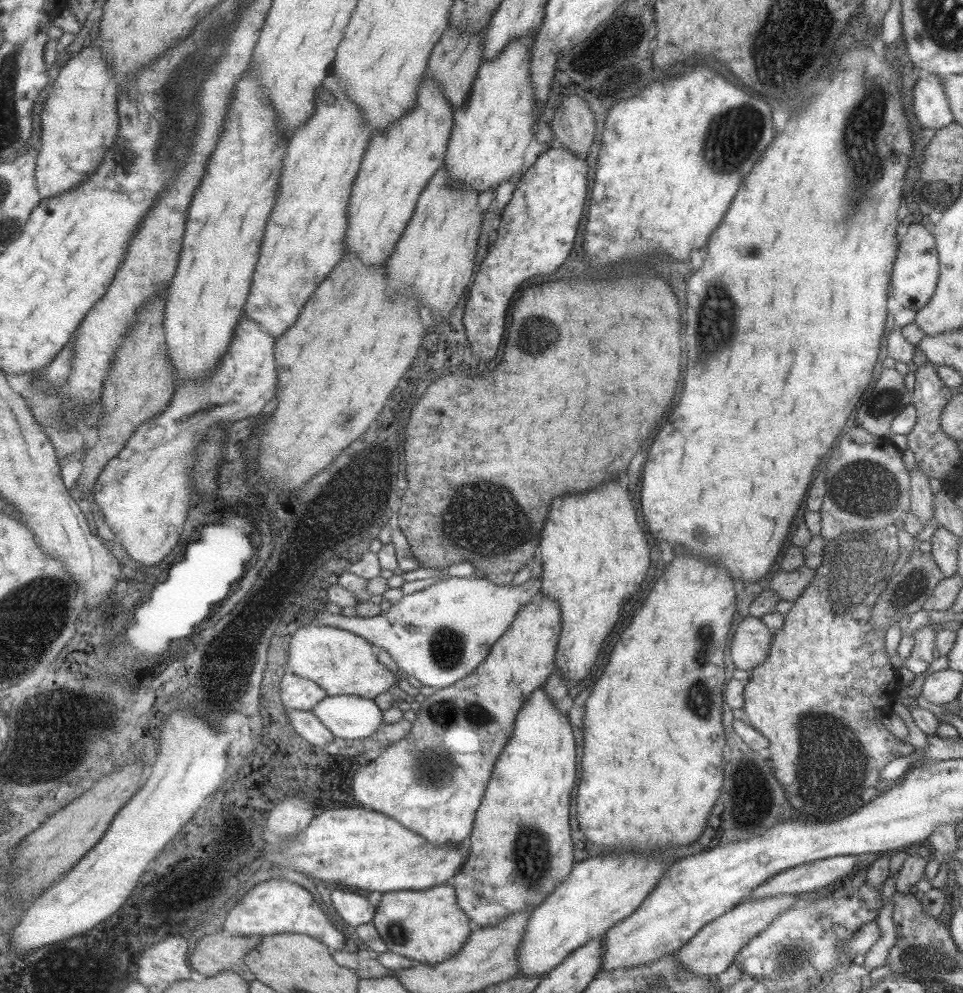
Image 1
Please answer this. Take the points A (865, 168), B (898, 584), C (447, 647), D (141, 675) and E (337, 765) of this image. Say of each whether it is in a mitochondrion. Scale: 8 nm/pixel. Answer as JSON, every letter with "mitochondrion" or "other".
{"A":"mitochondrion","B":"mitochondrion","C":"mitochondrion","D":"other","E":"other"}

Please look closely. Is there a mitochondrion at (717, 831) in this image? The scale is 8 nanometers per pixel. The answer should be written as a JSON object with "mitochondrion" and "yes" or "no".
{"mitochondrion":"no"}

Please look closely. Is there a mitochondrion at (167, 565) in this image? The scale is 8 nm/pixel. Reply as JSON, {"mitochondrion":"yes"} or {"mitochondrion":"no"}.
{"mitochondrion":"no"}

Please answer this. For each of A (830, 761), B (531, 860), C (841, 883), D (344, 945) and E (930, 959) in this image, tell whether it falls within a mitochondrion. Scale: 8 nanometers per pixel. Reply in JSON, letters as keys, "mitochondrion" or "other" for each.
{"A":"mitochondrion","B":"mitochondrion","C":"other","D":"other","E":"mitochondrion"}

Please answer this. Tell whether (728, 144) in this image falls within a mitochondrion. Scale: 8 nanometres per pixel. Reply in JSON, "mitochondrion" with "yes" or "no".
{"mitochondrion":"yes"}

